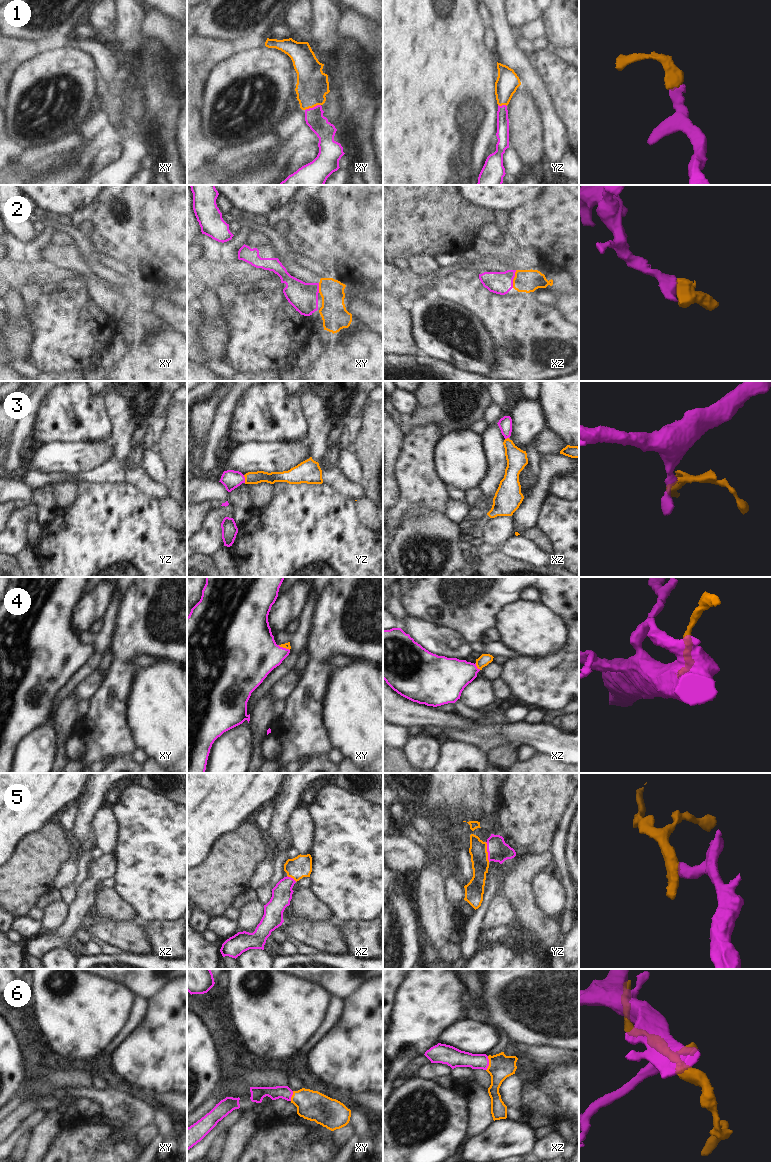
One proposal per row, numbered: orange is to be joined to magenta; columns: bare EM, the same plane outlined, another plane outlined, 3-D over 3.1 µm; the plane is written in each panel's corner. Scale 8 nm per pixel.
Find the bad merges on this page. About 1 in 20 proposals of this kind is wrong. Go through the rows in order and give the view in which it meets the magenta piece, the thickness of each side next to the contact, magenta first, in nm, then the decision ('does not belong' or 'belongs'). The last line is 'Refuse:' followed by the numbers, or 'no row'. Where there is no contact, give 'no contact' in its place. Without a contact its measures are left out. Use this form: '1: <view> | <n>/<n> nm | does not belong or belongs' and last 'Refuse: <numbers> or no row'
1: xy | 160/260 nm | belongs
2: xz | 180/180 nm | belongs
3: yz | 150/100 nm | belongs
4: xz | 320/90 nm | belongs
5: yz | 180/140 nm | belongs
6: xz | 140/190 nm | belongs
Refuse: no row

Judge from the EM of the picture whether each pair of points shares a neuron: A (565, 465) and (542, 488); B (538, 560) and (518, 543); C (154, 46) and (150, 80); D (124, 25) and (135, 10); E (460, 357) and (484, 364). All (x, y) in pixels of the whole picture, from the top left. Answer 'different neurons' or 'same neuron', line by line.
A: same neuron
B: same neuron
C: same neuron
D: same neuron
E: same neuron

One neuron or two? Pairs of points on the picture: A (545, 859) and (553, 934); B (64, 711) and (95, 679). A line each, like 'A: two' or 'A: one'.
A: one
B: two

